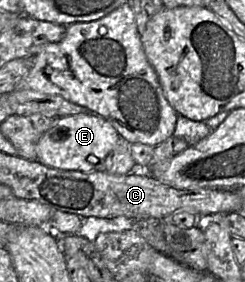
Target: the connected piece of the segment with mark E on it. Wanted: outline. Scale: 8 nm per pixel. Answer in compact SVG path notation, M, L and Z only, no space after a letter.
M79 113L61 116L39 139L36 155L39 163L61 170L103 171L103 161L115 148L120 136L110 122L99 115Z

